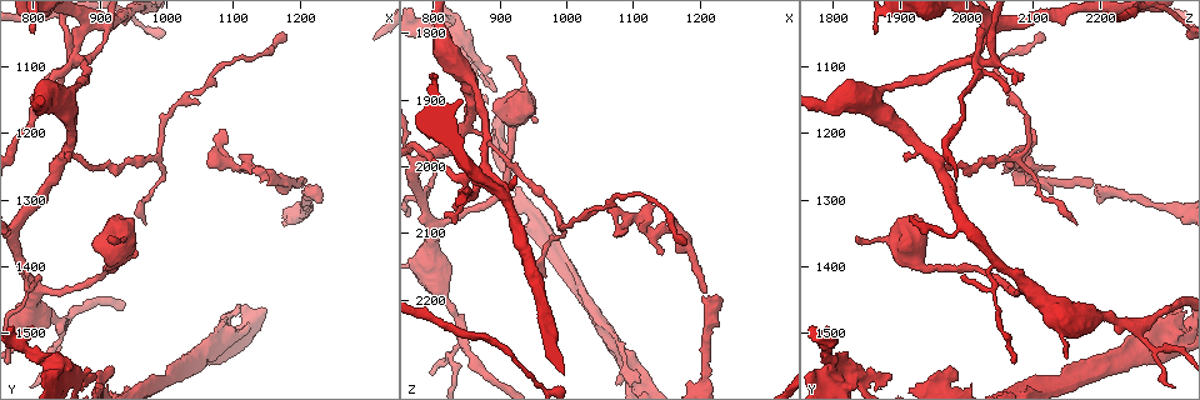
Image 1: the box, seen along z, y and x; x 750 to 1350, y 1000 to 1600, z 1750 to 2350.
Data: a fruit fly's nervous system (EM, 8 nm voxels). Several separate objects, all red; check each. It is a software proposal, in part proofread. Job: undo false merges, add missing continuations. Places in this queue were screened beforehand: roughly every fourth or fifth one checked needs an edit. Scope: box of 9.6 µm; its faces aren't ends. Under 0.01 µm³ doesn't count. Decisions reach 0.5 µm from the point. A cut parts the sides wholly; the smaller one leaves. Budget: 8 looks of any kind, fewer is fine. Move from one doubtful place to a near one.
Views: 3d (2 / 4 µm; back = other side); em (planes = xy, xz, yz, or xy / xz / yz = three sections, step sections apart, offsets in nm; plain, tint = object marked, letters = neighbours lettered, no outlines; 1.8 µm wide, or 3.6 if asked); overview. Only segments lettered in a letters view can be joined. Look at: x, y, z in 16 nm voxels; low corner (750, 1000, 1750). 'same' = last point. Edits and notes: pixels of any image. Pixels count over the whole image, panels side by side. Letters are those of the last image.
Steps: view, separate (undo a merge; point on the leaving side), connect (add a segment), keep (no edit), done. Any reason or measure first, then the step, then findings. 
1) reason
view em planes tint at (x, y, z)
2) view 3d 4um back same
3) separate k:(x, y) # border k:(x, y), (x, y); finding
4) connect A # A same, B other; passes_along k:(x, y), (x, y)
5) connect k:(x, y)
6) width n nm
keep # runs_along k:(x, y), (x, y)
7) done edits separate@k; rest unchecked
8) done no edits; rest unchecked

view em planes letters at (835, 1555, 1795)

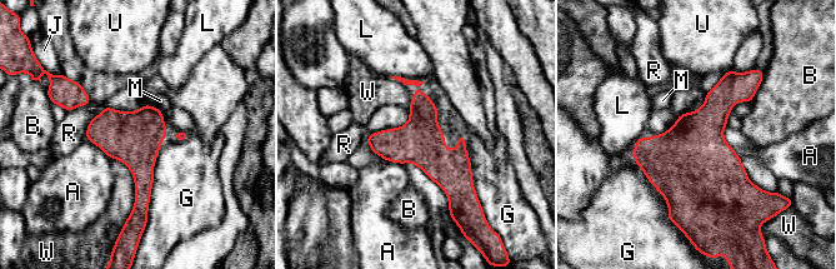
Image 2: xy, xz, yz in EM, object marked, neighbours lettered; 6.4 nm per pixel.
keep # A other, B other, G other, J other, L other, M other, R other, U other, W other; border 2:(110, 158), (134, 182), (123, 224); all the same cell

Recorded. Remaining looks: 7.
an open end
view em xy step 8 letters at (915, 1550, 1975)

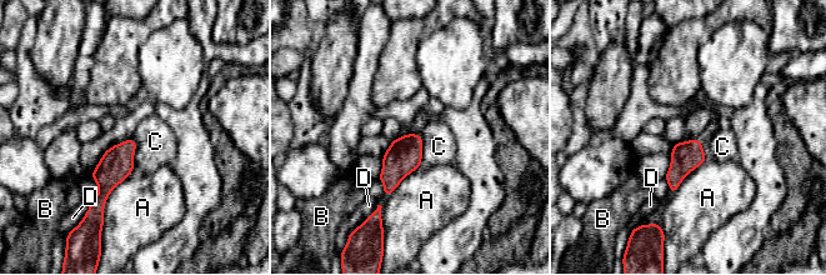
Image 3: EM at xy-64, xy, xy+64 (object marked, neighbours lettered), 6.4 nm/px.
another direction
view em planes letters same

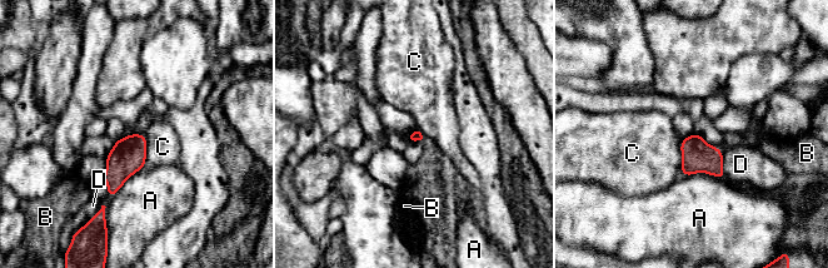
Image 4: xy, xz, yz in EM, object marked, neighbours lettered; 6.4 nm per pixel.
keep # A other, B other, C other, D other; border 4:(683, 139), (681, 145), (682, 173); no lettered segment goes on from it

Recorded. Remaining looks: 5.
abrupt turn
view em xz step 4 tint at (1090, 1245, 2075)

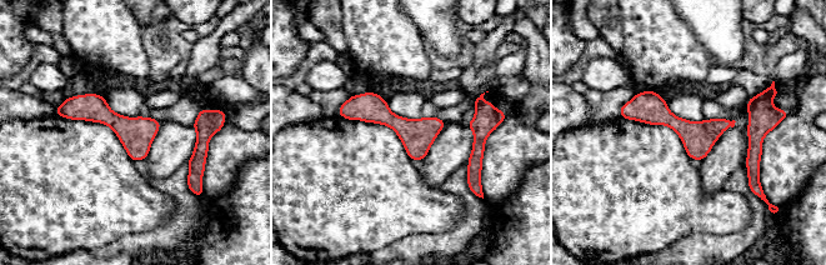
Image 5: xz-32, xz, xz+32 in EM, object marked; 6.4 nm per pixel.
view em planes letters same

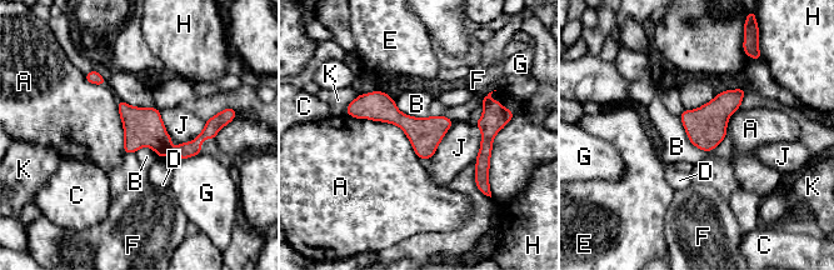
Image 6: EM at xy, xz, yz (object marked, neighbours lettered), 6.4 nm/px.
width 200 nm; longest_contact A 550 nm
keep # A other, B other, C other, D other, E other, F other, G other, H other, J other, K other; continuous, no second cell

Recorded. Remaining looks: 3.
done no edits; rest unchecked

